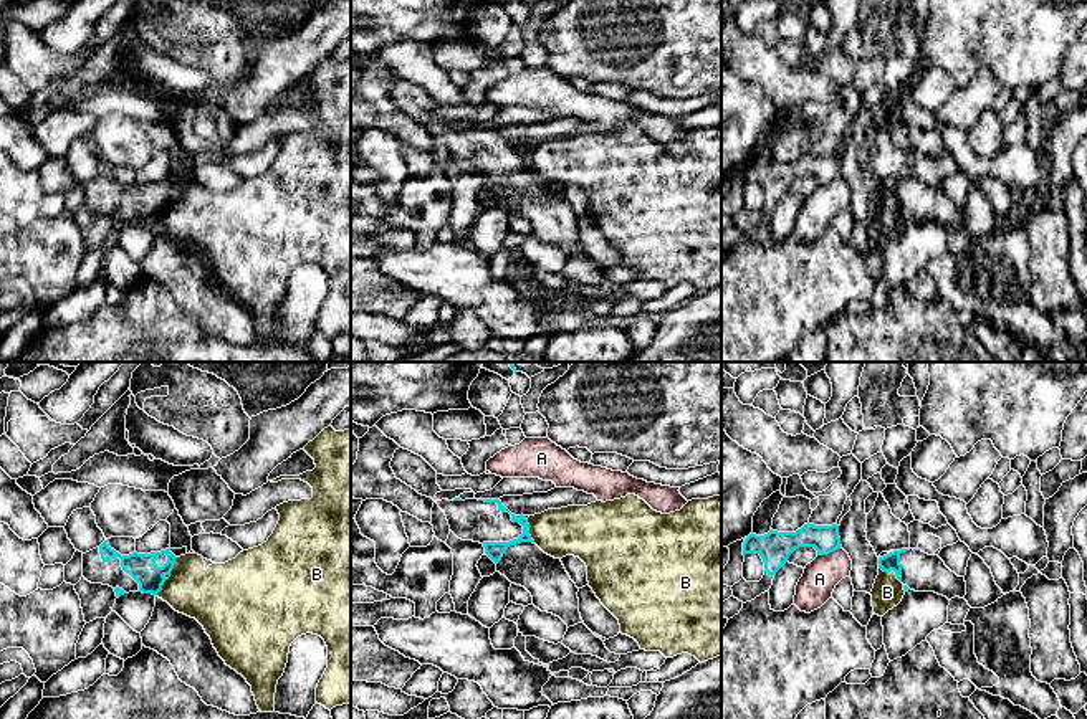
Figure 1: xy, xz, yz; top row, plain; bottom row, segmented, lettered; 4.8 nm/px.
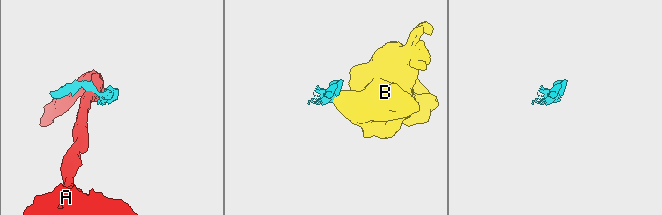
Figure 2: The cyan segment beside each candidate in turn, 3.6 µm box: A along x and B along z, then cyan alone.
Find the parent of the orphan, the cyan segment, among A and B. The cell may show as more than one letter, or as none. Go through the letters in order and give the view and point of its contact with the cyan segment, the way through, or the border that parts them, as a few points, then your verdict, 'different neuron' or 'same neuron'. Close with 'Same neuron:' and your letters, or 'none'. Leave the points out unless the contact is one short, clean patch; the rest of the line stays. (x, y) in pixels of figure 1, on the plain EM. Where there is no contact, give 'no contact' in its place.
A: meets cyan in yz at (829, 182); border along yz (841, 176), (818, 185); different neuron
B: meets cyan in yz at (892, 199); border along yz (879, 197), (892, 200), (900, 212); different neuron
Same neuron: none

